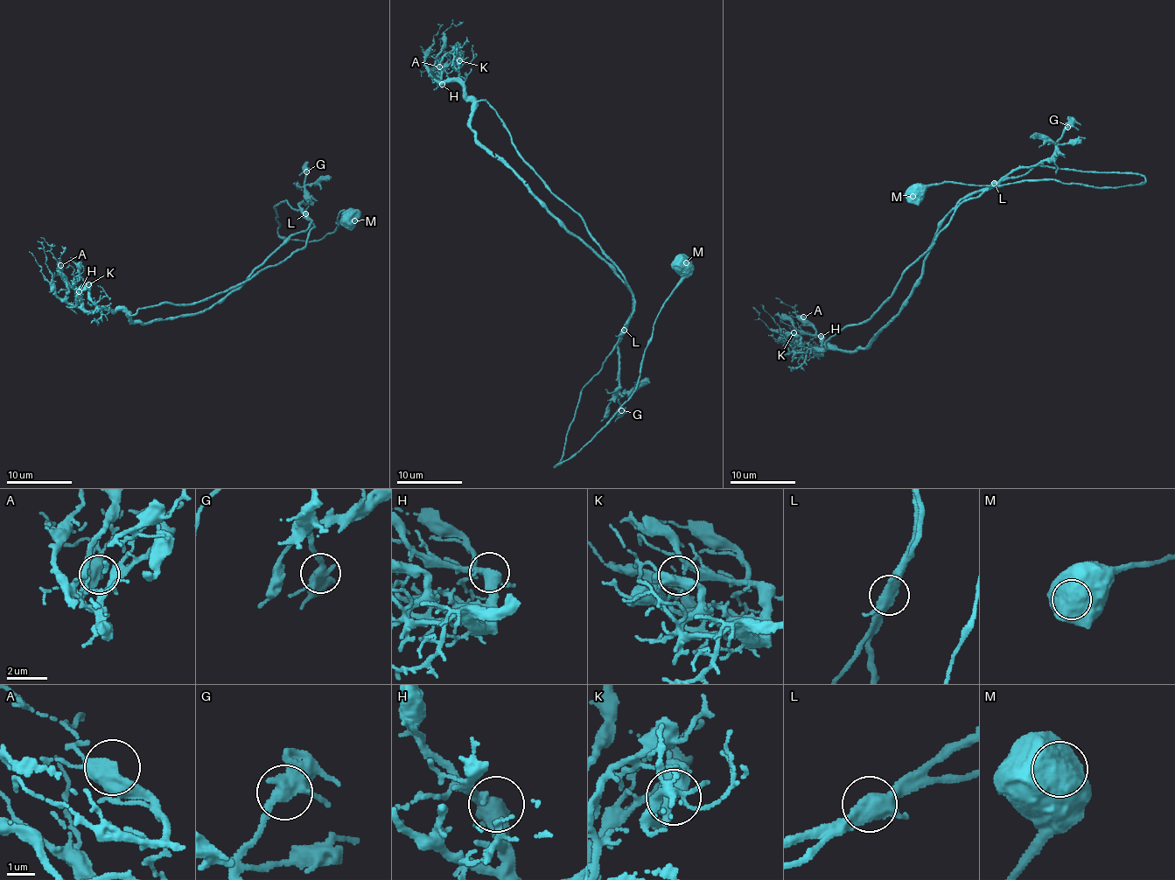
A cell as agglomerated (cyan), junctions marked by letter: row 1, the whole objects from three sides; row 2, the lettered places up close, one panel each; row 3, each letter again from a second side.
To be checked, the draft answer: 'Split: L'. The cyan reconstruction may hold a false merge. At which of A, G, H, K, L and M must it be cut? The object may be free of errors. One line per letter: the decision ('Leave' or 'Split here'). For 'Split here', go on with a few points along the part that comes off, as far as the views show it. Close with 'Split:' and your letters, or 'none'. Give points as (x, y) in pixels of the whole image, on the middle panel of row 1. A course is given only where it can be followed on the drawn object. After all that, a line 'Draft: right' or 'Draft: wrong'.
A: Leave
G: Leave
H: Leave
K: Leave
L: Leave
M: Leave
Split: none
Draft: wrong

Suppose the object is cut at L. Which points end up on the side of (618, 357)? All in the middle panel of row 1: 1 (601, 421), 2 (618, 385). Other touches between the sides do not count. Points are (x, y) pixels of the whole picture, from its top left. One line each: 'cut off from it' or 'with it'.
1: with it
2: with it

